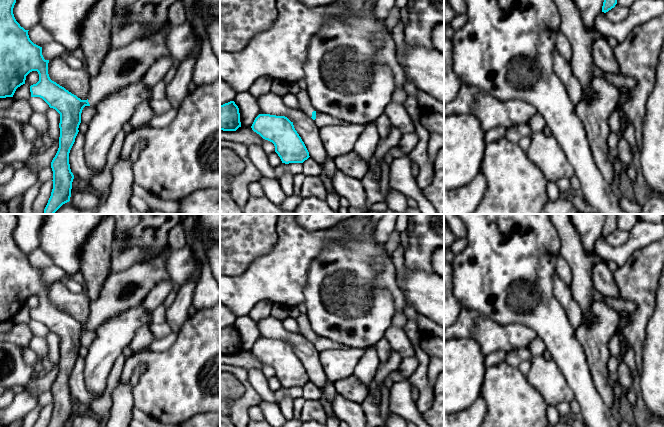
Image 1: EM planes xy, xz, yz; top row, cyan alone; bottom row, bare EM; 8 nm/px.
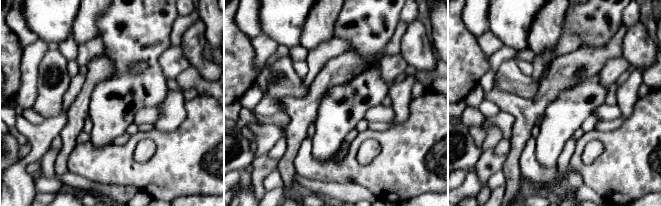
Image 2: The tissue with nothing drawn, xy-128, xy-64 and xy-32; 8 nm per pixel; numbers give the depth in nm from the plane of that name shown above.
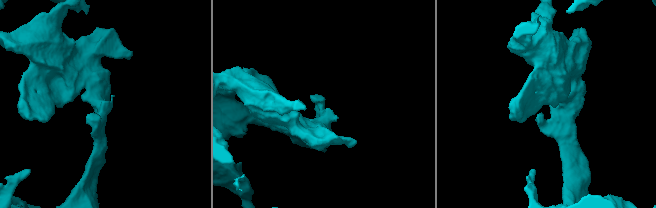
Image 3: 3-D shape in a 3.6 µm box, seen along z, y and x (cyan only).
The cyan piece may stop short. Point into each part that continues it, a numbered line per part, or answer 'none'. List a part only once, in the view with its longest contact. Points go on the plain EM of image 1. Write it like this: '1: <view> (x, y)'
1: xz (305, 329)

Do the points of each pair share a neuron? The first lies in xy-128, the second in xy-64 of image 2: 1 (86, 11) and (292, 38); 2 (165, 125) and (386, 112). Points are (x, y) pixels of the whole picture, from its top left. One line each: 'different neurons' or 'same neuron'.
1: different neurons
2: different neurons

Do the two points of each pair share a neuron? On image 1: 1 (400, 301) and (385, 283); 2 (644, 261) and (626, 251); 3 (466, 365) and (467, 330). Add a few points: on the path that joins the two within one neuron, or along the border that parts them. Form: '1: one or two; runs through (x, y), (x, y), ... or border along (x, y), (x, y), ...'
1: one; runs through (398, 297), (389, 287)
2: two; border along (652, 241), (636, 249), (618, 267)
3: two; border along (454, 337), (473, 338), (484, 353)

